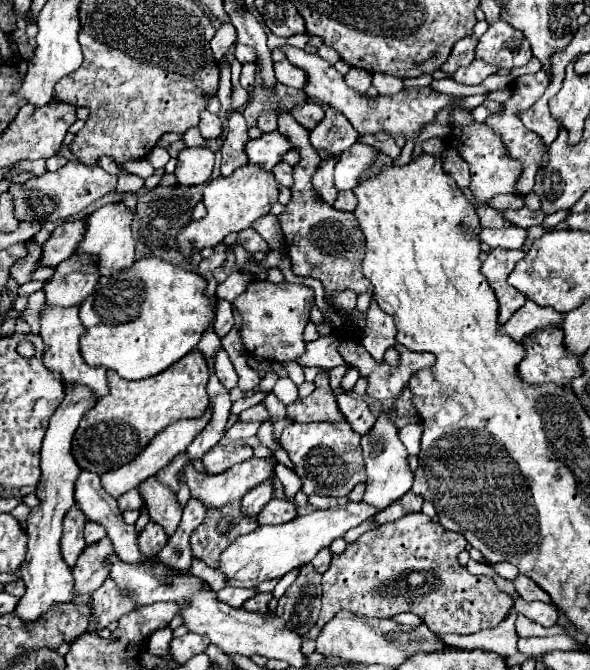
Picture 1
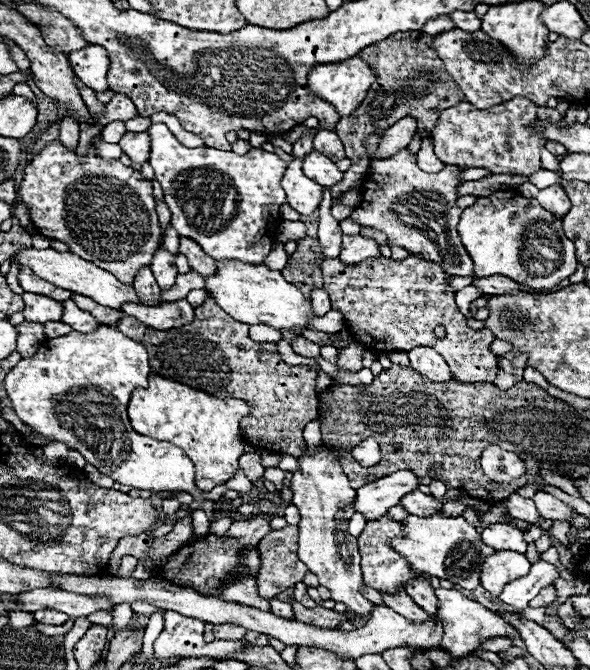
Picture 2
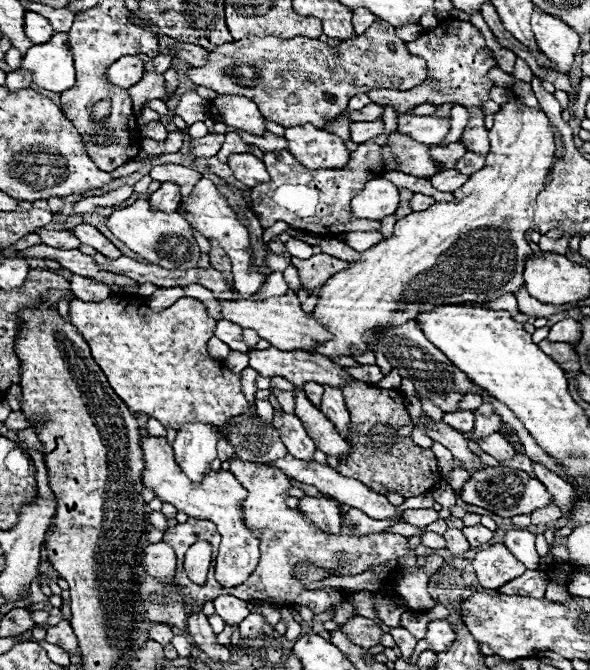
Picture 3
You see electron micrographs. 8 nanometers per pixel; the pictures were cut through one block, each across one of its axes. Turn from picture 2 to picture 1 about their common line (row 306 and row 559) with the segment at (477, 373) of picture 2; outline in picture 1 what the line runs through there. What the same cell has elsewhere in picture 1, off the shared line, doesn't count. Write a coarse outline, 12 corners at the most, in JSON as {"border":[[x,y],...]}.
{"border":[[426,514],[364,532],[322,576],[340,610],[418,614],[436,634],[514,606]]}

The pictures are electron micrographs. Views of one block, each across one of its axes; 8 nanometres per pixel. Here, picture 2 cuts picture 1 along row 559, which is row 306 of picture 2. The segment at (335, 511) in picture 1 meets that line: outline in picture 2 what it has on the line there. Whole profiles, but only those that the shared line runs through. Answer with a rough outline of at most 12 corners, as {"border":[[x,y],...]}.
{"border":[[220,262],[206,290],[244,324],[308,330],[312,302],[278,270]]}

